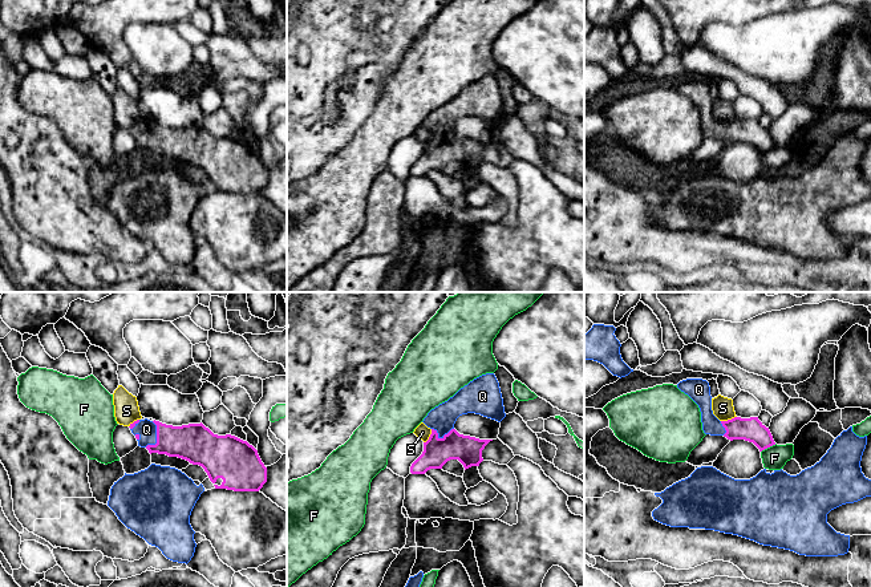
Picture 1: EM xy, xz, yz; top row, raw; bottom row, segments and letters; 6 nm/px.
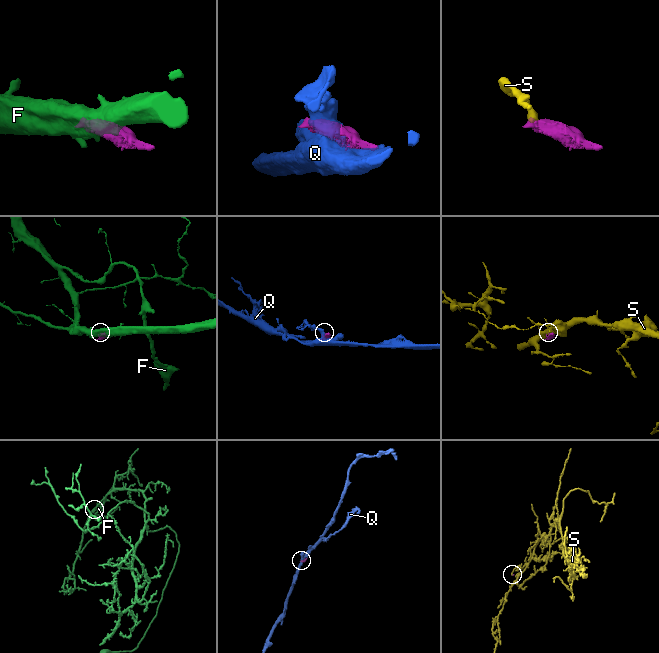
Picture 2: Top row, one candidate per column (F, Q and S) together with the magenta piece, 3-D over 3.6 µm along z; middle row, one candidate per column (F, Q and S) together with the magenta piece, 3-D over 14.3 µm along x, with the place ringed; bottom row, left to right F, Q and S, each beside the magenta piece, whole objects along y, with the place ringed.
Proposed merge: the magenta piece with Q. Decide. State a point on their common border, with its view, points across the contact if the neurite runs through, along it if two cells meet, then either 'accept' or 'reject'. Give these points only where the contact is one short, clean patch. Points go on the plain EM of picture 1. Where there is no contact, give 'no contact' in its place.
contact xy (157, 140); accept

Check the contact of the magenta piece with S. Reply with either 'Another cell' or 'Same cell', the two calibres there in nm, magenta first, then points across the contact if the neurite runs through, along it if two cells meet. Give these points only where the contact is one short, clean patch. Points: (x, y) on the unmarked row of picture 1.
Another cell. Thickness 140 nm (magenta) against 130 nm. Boundary: yz (736, 118), (721, 124)

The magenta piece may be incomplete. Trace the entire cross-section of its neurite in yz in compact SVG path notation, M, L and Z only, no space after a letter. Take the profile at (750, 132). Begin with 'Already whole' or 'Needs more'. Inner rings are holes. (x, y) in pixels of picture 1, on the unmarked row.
Needs more. M686 81L680 84L677 90L698 108L705 137L724 138L730 143L745 142L753 145L759 154L775 147L769 130L758 120L734 120L728 124L720 124L712 113L710 89L706 82Z

